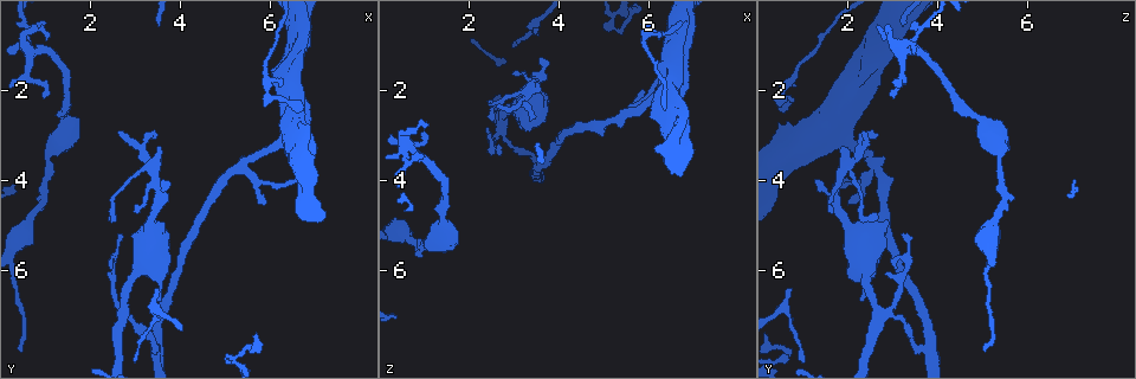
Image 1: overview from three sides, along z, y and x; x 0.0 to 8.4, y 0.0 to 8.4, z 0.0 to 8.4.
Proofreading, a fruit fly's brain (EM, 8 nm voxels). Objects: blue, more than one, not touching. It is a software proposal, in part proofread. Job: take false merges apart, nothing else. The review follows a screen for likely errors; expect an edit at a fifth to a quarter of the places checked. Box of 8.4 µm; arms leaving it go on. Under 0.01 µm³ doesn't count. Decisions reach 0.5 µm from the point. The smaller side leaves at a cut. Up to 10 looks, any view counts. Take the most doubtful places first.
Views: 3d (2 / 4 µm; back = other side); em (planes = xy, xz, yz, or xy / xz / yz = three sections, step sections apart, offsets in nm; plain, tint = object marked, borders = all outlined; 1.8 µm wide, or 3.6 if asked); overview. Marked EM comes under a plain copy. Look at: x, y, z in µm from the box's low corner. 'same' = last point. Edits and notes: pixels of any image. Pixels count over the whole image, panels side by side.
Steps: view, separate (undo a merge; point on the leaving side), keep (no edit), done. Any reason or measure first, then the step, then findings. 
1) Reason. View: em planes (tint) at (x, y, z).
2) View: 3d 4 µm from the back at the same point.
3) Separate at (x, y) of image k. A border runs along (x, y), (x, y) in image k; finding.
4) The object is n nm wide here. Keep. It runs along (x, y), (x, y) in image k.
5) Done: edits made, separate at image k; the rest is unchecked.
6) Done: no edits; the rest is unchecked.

Three-way junction. View: 3d 2 µm at (0.75, 1.15, 3.30).

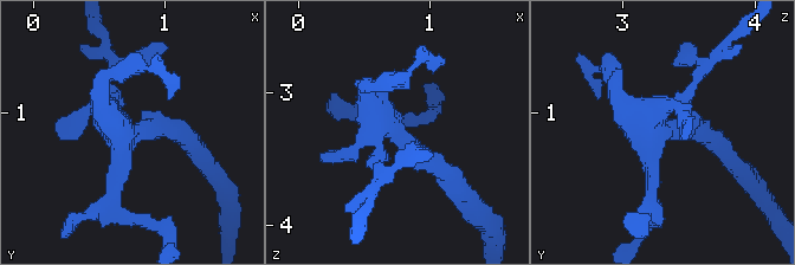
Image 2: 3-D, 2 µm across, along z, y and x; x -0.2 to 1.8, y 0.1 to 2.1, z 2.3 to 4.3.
Need the tissue. View: em 3.6 µm planes (tint) at (0.74, 1.12, 3.34).

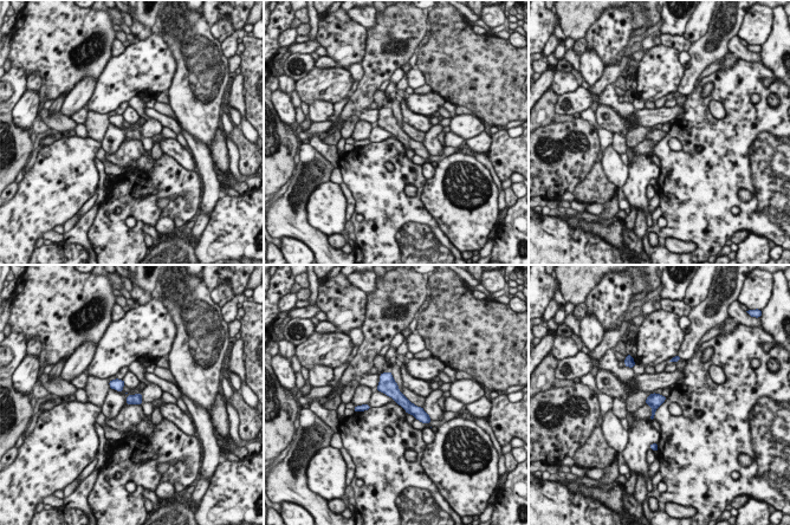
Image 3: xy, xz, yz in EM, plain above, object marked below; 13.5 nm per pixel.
Keep. It runs along (382, 377), (410, 408), (423, 416) in image 3; one neuron here.

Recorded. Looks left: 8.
Thin neck. View: em planes (tint) at (2.75, 6.90, 2.70).

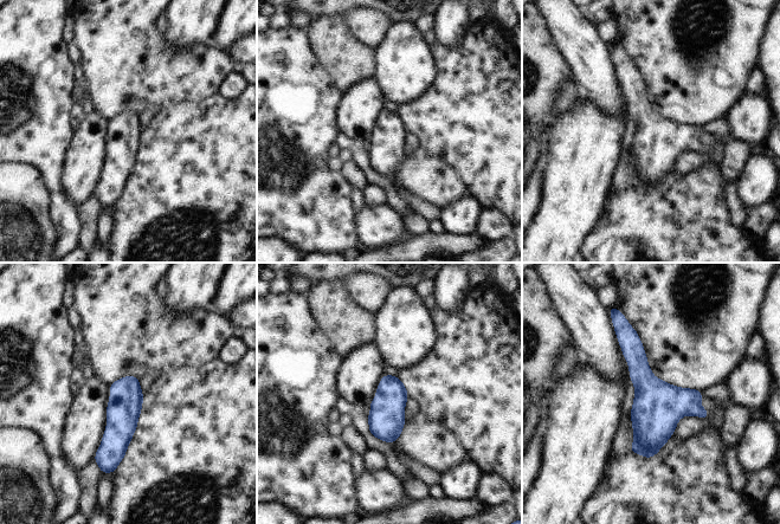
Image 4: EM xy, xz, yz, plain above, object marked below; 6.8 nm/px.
Keep. It runs along (627, 330), (649, 388), (649, 454) in image 4; continuous, no second neuron.

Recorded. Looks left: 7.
Sudden change in width. View: 3d 2 µm at (3.35, 3.75, 2.00).

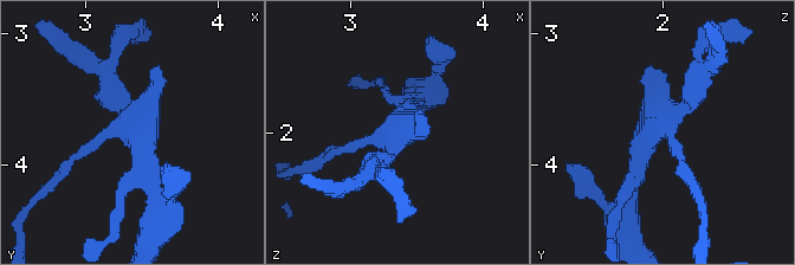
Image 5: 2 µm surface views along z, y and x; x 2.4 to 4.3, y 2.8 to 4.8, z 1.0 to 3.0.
Now the EM. View: em planes (tint) at (3.30, 3.72, 2.00).

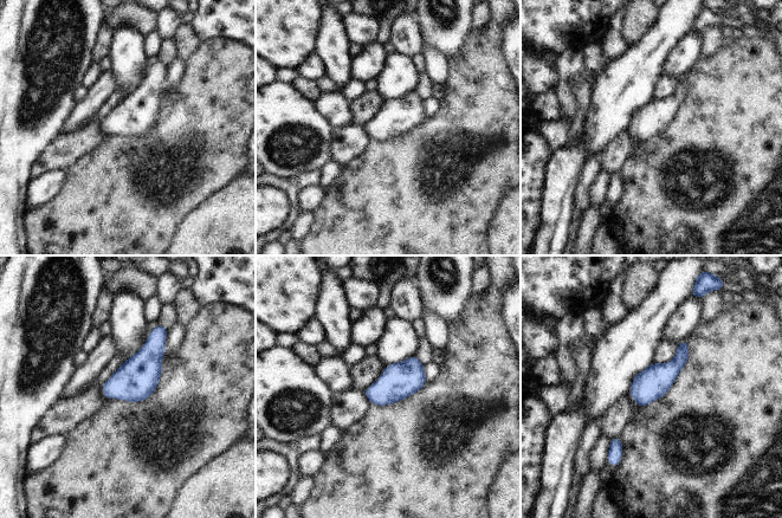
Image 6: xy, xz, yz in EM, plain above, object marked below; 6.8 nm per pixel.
Keep. Continuous, no second neuron.

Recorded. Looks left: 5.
View: em planes (tint) at (5.35, 3.65, 2.55).

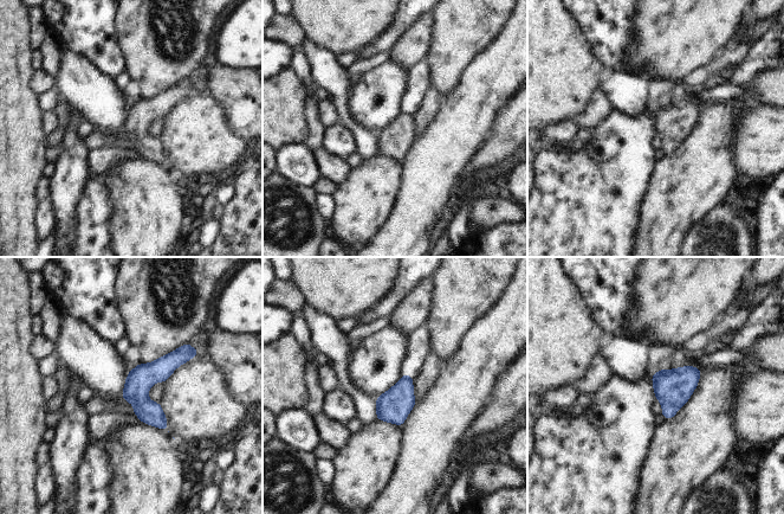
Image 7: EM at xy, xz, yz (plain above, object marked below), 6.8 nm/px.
Keep. All the same neuron.

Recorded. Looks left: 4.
Done: no edits; the rest is unchecked.

